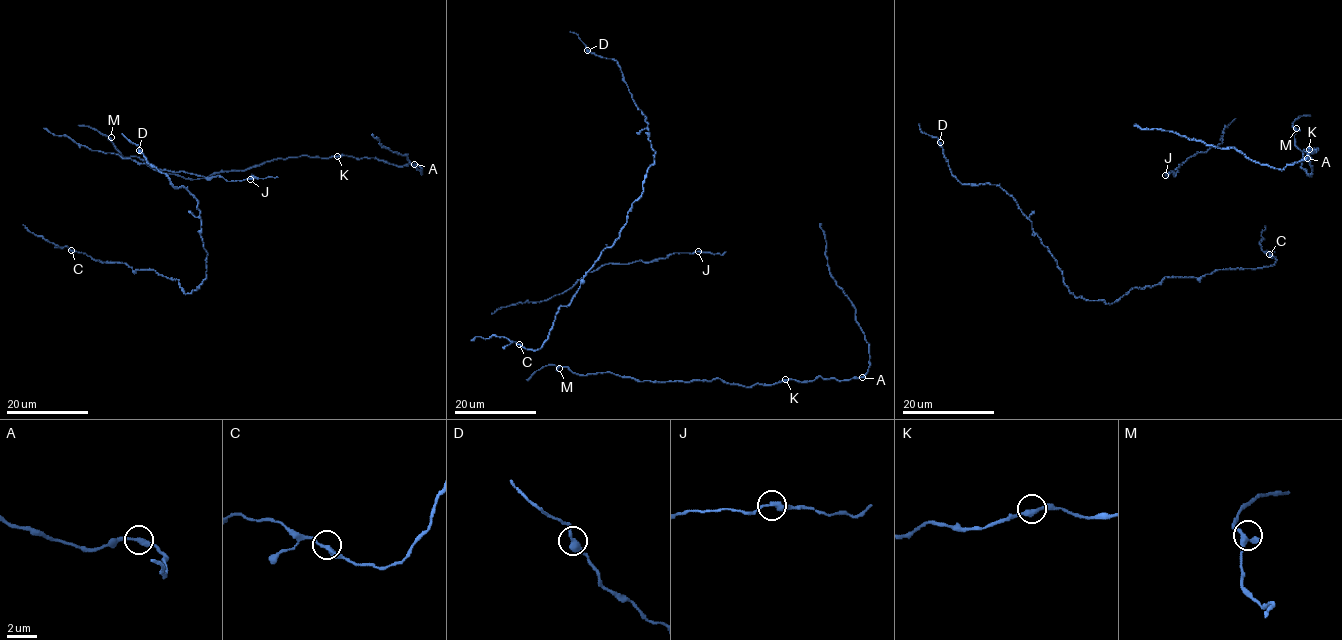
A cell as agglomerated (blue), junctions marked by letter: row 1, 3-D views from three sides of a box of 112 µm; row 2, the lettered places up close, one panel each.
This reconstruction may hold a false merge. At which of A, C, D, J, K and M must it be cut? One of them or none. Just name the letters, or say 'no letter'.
no letter

